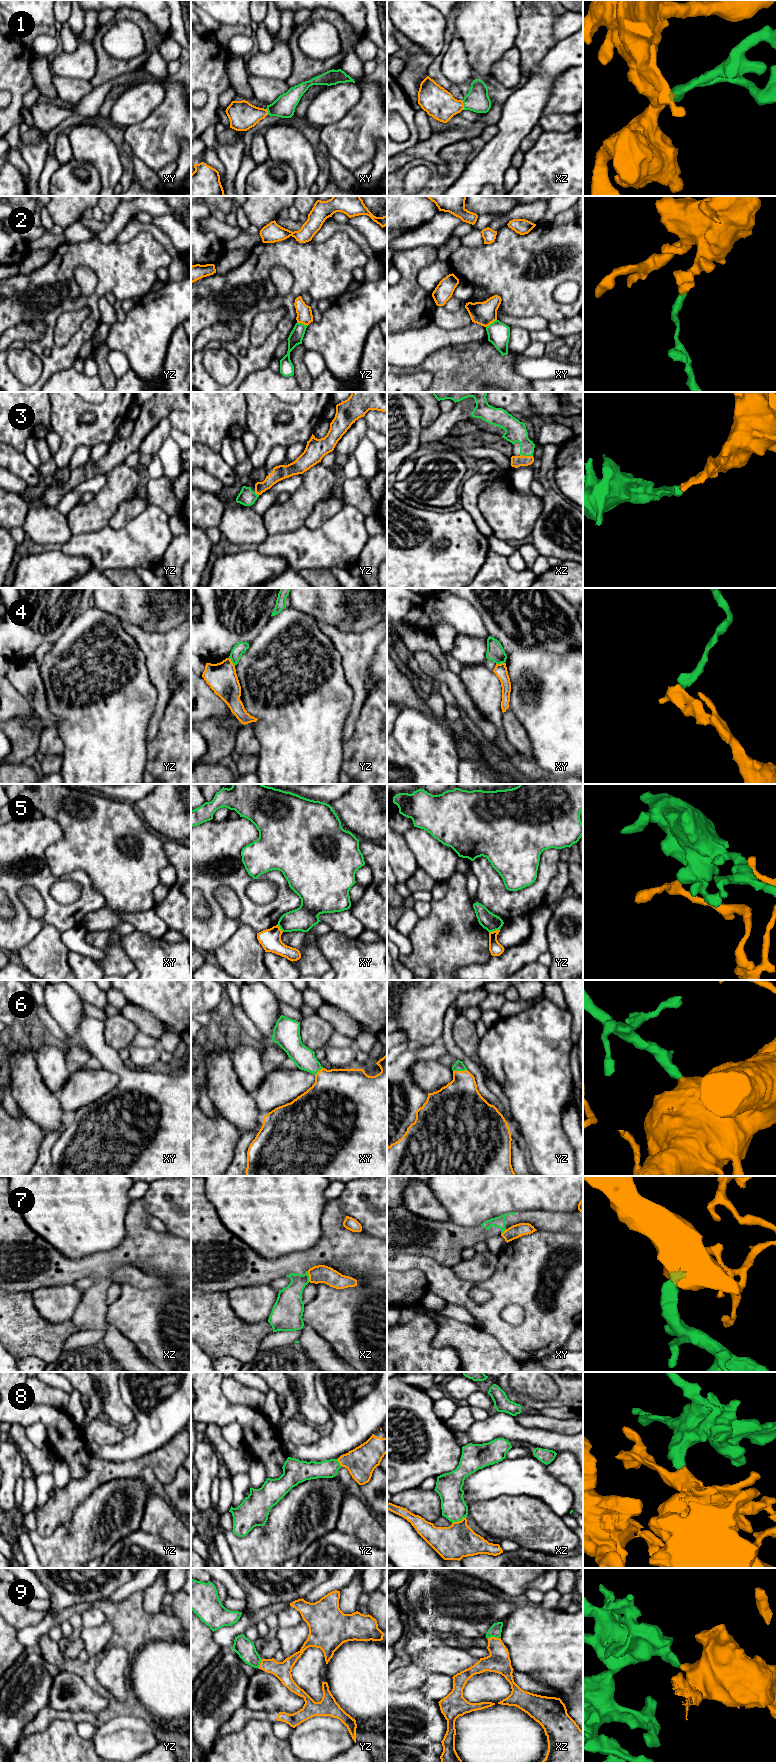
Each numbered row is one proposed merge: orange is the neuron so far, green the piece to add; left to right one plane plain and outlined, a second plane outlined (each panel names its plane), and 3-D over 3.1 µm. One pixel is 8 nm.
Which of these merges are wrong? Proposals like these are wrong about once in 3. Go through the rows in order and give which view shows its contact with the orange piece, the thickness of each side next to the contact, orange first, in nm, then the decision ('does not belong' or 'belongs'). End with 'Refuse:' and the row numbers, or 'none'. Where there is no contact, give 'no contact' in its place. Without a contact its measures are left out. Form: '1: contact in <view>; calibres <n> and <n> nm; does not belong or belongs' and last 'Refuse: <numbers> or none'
1: contact in xz; calibres 240 and 190 nm; belongs
2: contact in xy; calibres 190 and 180 nm; does not belong
3: contact in xz; calibres 100 and 180 nm; belongs
4: contact in xy; calibres 100 and 140 nm; does not belong
5: contact in yz; calibres 110 and 140 nm; does not belong
6: contact in yz; calibres 360 and 80 nm; belongs
7: contact in xz; calibres 140 and 200 nm; does not belong
8: contact in xz; calibres 280 and 200 nm; belongs
9: contact in xz; calibres 180 and 100 nm; belongs
Refuse: 2, 4, 5, 7

